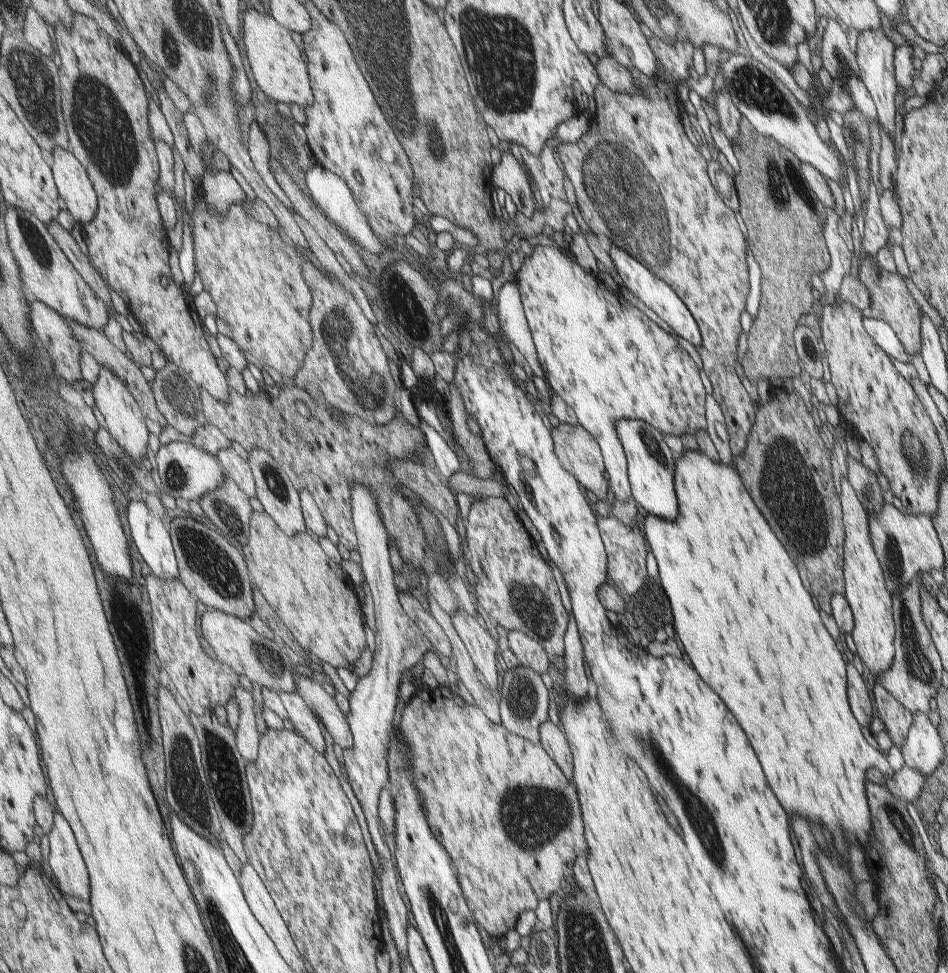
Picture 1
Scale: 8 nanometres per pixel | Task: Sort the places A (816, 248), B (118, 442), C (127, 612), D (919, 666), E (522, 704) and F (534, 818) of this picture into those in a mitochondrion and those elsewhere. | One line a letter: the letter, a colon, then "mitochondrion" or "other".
A: other
B: other
C: other
D: mitochondrion
E: mitochondrion
F: mitochondrion

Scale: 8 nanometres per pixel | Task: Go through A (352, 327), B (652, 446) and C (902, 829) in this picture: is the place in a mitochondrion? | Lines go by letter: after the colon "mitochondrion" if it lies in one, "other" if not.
A: other
B: mitochondrion
C: mitochondrion

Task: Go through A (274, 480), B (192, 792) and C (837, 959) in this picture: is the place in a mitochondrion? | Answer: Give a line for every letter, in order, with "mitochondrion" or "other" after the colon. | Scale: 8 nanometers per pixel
A: mitochondrion
B: mitochondrion
C: other

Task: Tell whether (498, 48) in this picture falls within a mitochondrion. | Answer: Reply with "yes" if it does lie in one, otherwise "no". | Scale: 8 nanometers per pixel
yes

